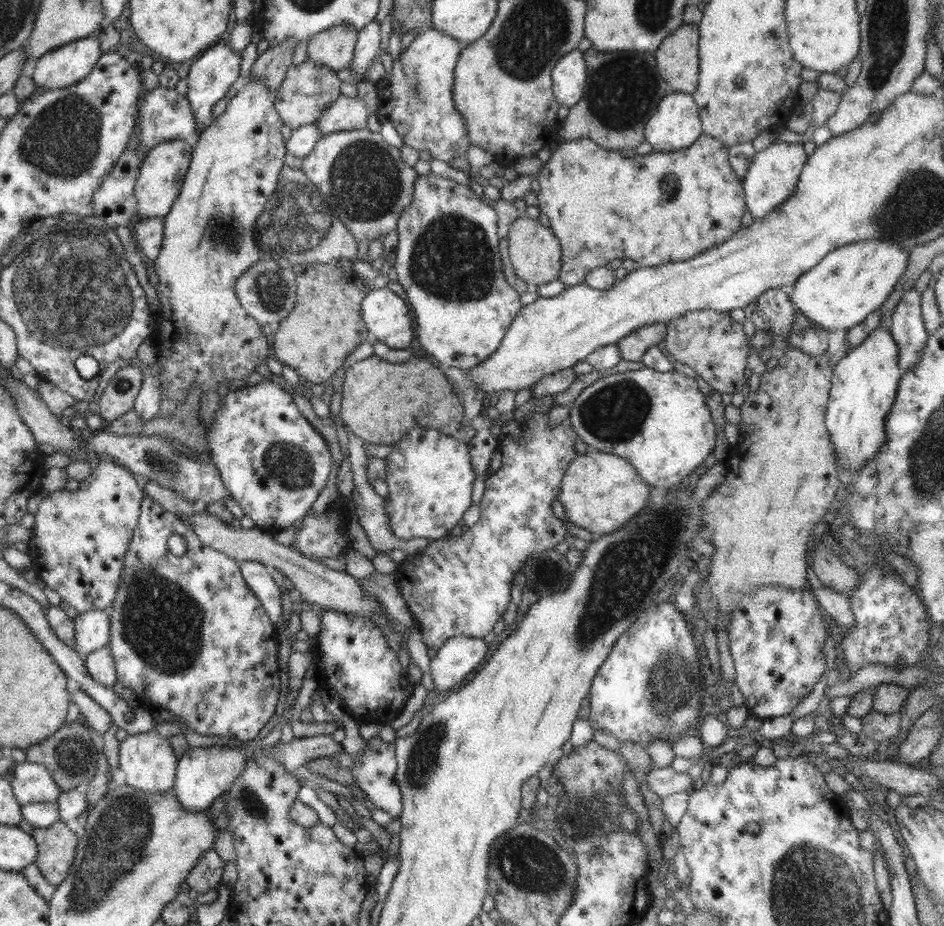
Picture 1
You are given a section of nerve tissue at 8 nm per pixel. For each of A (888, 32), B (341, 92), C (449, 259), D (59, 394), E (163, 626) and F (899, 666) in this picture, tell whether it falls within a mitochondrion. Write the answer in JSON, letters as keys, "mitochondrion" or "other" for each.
{"A":"mitochondrion","B":"other","C":"mitochondrion","D":"other","E":"mitochondrion","F":"other"}

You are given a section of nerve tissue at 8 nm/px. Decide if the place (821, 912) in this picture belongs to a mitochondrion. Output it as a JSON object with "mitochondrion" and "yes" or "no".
{"mitochondrion":"yes"}

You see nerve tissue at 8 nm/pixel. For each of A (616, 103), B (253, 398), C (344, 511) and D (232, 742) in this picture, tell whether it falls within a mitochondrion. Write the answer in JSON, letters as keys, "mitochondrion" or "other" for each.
{"A":"mitochondrion","B":"other","C":"other","D":"other"}

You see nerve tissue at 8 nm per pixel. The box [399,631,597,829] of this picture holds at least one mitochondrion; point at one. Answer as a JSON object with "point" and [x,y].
{"point":[423,756]}

